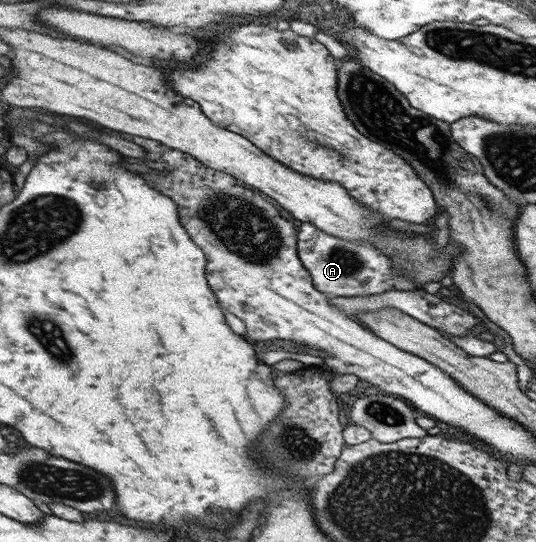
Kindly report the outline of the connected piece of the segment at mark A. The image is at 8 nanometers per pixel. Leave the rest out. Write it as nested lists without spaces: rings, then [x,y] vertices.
[[[301,222],[298,227],[296,249],[298,259],[310,274],[314,288],[330,298],[369,296],[390,290],[404,291],[418,288],[414,287],[412,279],[398,273],[392,267],[392,261],[372,245],[332,237],[310,223]]]

